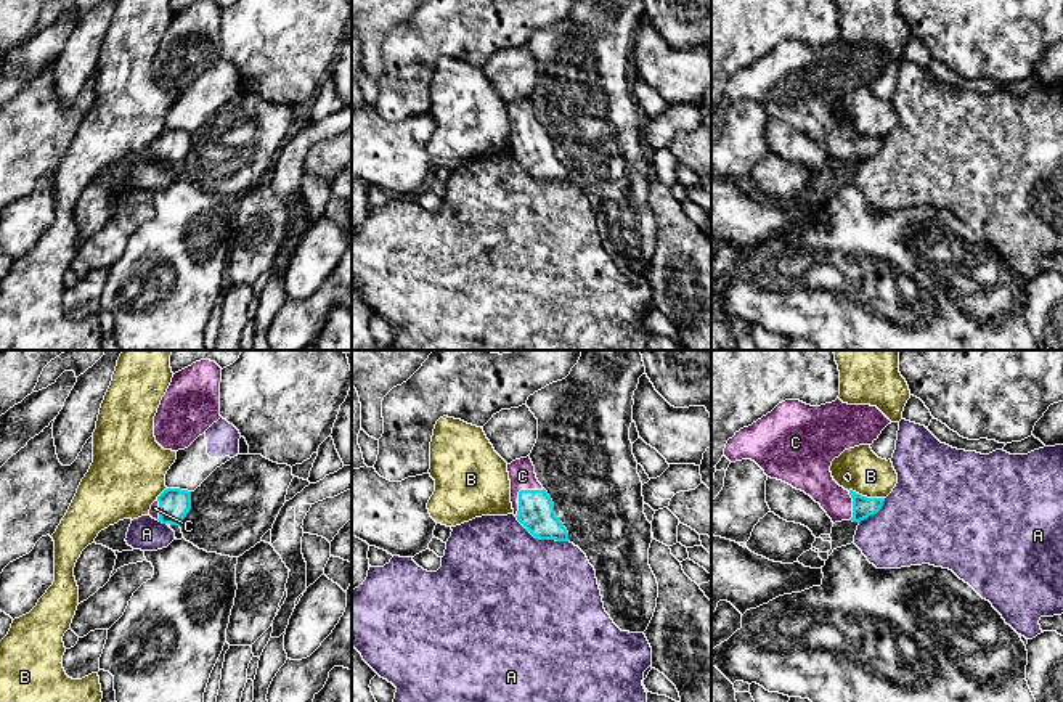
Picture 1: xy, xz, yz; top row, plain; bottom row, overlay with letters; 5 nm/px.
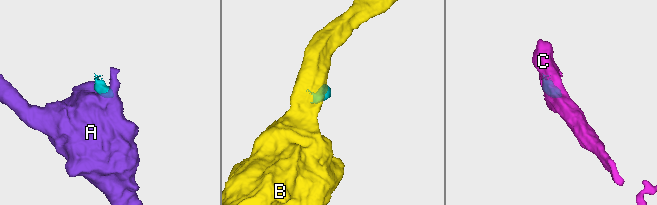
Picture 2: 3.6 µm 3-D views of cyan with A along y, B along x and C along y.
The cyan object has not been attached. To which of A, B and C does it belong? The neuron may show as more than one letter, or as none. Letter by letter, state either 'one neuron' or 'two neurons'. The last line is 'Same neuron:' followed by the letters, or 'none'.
A: two neurons
B: two neurons
C: one neuron
Same neuron: C

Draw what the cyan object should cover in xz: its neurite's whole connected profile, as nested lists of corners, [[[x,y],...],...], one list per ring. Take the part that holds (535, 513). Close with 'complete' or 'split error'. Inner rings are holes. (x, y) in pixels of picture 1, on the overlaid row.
[[[530,456],[507,464],[507,472],[517,520],[538,540],[568,541],[568,532],[556,516],[551,496],[538,482]]]; split error

